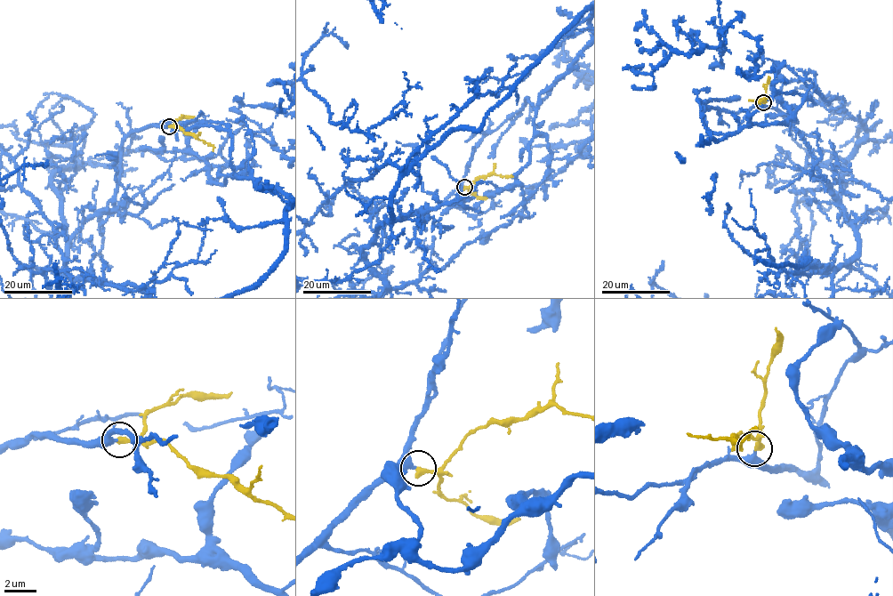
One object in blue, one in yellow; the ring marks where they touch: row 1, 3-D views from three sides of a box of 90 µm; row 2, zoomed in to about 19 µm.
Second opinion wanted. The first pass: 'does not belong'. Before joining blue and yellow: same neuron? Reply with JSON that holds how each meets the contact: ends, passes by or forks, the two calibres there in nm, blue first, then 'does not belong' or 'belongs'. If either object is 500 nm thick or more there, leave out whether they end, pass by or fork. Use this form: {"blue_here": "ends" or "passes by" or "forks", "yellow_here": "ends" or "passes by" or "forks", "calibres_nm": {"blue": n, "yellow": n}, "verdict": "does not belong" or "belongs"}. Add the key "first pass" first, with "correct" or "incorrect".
{"first pass": "incorrect", "blue_here": "ends", "yellow_here": "ends", "calibres_nm": {"blue": 420, "yellow": 360}, "verdict": "belongs"}

